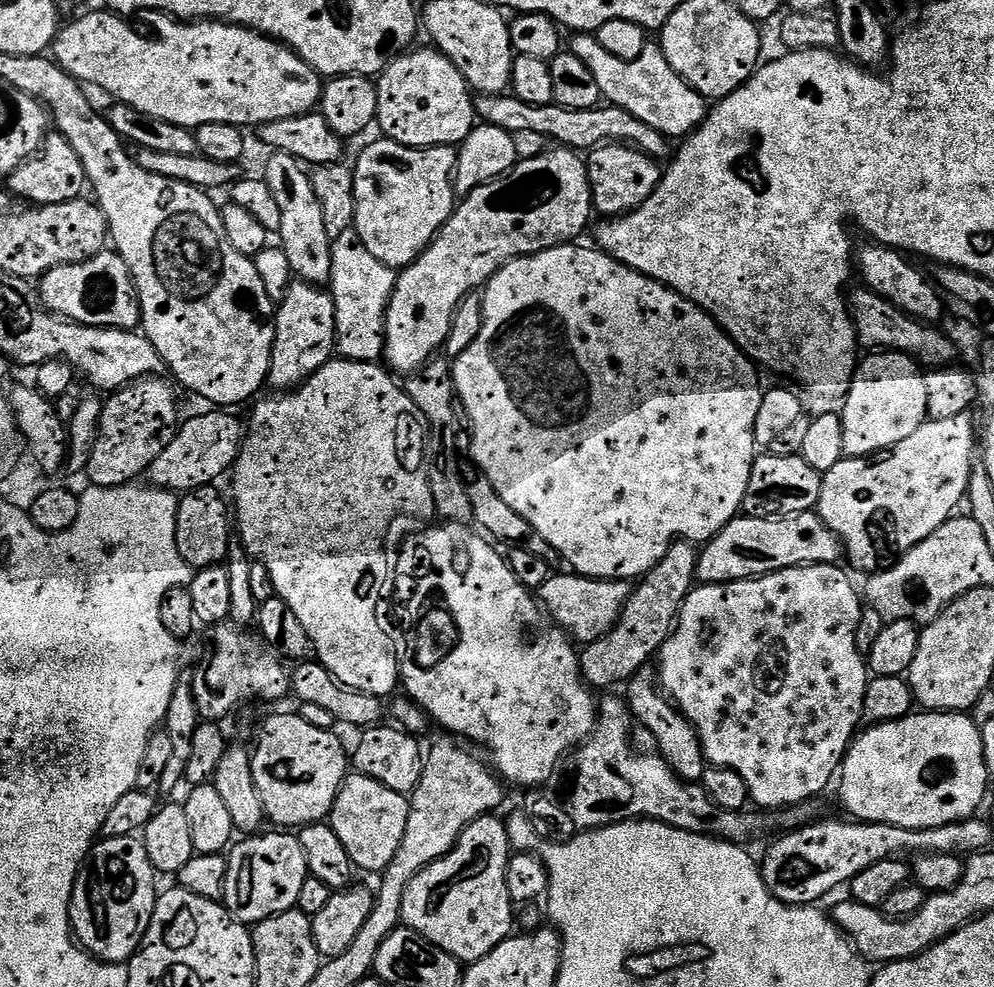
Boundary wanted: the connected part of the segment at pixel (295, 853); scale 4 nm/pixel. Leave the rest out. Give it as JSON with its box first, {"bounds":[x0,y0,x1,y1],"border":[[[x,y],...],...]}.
{"bounds":[222,830,310,926],"border":[[[288,830],[272,831],[276,832],[252,834],[241,839],[244,840],[241,844],[233,843],[226,856],[228,869],[222,903],[245,926],[255,926],[271,916],[293,911],[298,894],[302,894],[302,882],[310,875],[299,835]]]}

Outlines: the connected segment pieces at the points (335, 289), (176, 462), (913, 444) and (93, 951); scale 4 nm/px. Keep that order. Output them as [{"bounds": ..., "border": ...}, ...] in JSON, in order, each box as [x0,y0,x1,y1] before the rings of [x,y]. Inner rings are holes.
[{"bounds":[330,231,397,362],"border":[[[355,231],[332,241],[330,295],[336,304],[336,352],[346,360],[376,362],[384,355],[384,320],[396,289],[397,273],[387,268],[362,242]]]},{"bounds":[146,410,246,494],"border":[[[208,410],[205,416],[196,416],[179,425],[176,436],[154,458],[148,467],[146,480],[153,488],[166,488],[169,492],[183,494],[193,492],[195,488],[207,488],[217,483],[220,475],[227,473],[240,454],[240,446],[246,435],[245,425],[240,425],[236,416],[231,416],[228,410]]]},{"bounds":[818,414,978,574],"border":[[[965,414],[953,420],[934,420],[929,418],[925,420],[922,426],[918,426],[918,430],[914,430],[914,434],[910,434],[910,438],[906,438],[906,442],[898,442],[888,451],[874,456],[843,458],[833,469],[823,473],[822,494],[818,505],[819,518],[840,539],[843,551],[846,553],[846,560],[849,560],[858,571],[864,572],[863,574],[875,574],[885,568],[891,568],[897,557],[909,552],[910,549],[918,546],[926,538],[930,538],[930,534],[934,534],[934,530],[938,530],[945,522],[952,519],[954,513],[959,509],[956,507],[965,503],[968,487],[970,486],[970,478],[972,477],[972,466],[978,456],[978,428],[972,425],[970,417],[971,415]]]},{"bounds":[70,836,158,964],"border":[[[136,836],[101,839],[93,847],[84,867],[81,868],[80,877],[76,879],[72,895],[70,918],[72,931],[80,947],[106,964],[124,964],[131,960],[140,950],[140,944],[144,941],[144,935],[150,926],[150,918],[156,909],[158,895],[156,879],[158,879],[158,873],[146,854],[143,839]]]}]

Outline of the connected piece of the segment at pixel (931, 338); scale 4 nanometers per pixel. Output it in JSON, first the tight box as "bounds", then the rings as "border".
{"bounds":[850,291,957,369],"border":[[[863,291],[856,292],[853,296],[851,293],[850,296],[850,315],[861,349],[903,352],[905,356],[915,358],[921,365],[932,364],[928,366],[933,369],[947,368],[957,359],[956,348],[943,331],[919,320],[913,320],[901,308],[896,308],[888,300],[883,300],[876,292]]]}

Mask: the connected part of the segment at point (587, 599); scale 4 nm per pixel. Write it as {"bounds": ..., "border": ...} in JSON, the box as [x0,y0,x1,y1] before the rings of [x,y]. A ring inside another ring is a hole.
{"bounds":[538,570,633,646],"border":[[[564,570],[561,576],[560,573],[552,575],[538,589],[538,600],[546,609],[547,615],[577,645],[587,646],[598,642],[615,627],[633,591],[633,585],[627,580],[593,580],[590,576]]]}

